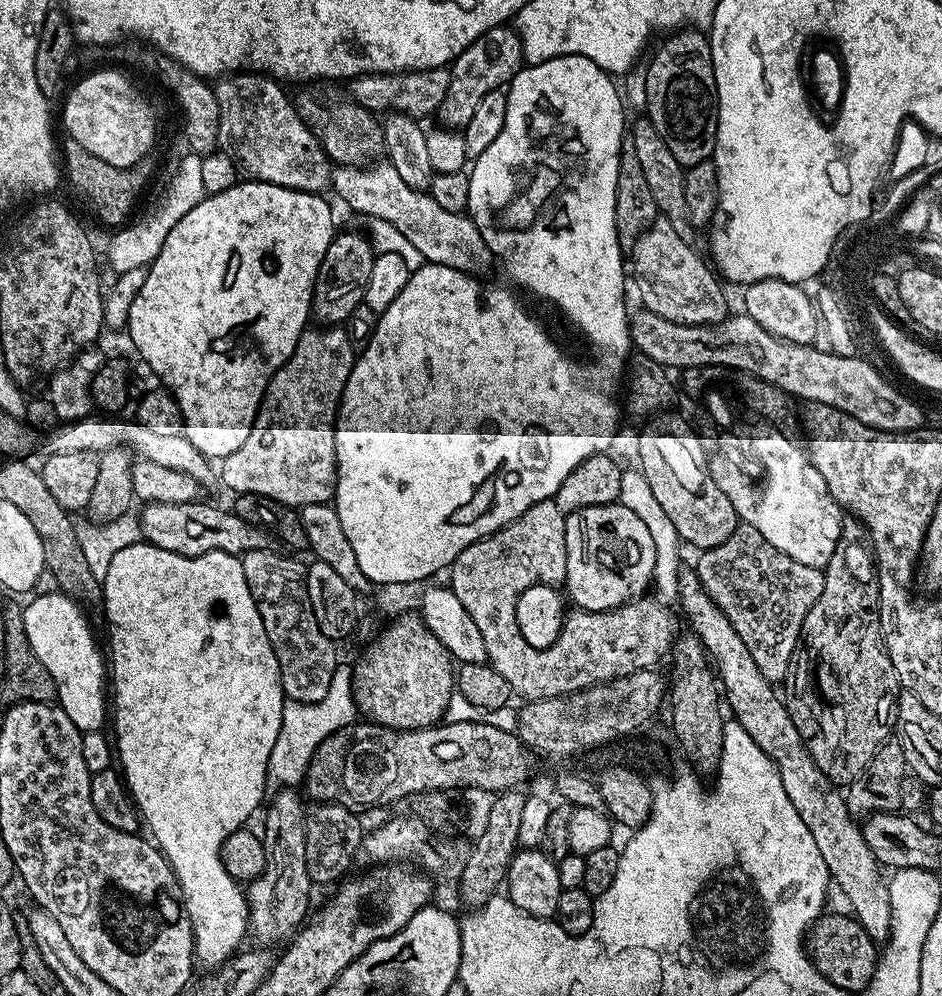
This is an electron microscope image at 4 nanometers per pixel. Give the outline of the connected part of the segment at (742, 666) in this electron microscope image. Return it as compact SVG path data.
M695 570L681 571L678 604L684 607L692 623L689 624L691 631L704 643L705 653L718 673L723 699L736 715L733 716L735 723L740 724L742 730L758 742L762 754L774 762L782 778L782 790L786 790L786 798L790 798L794 810L798 810L798 818L806 822L806 830L810 830L818 845L818 854L822 854L822 862L826 862L831 883L835 887L837 884L841 894L848 899L851 915L855 916L862 930L866 930L874 941L886 941L890 934L888 880L870 846L866 846L861 825L848 809L845 793L818 770L814 758L810 758L810 750L806 750L802 742L802 734L798 734L798 726L794 726L794 718L790 718L787 703L776 697L773 681L767 680L758 670L750 650L746 650L746 642L742 642L730 618L726 618L724 611L704 589Z

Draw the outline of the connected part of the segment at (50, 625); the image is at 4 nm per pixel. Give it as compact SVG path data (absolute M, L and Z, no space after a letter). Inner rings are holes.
M61 591L45 596L33 595L31 599L29 604L23 605L26 638L30 638L30 650L38 654L38 662L42 662L42 666L50 670L50 678L54 678L55 703L66 710L66 718L70 718L70 722L74 722L80 732L101 731L105 727L104 719L107 716L109 719L110 716L110 672L106 667L105 653L102 648L100 653L100 648L96 645L96 636L92 633L91 622L88 621L89 613Z

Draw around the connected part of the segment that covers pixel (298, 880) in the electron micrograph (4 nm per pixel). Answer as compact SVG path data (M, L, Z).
M281 787L275 794L272 802L267 803L268 813L264 816L262 831L266 870L262 870L260 877L246 888L248 926L251 935L256 935L264 946L272 946L268 944L276 944L279 940L287 941L305 923L314 891L310 870L306 870L305 801L295 787Z

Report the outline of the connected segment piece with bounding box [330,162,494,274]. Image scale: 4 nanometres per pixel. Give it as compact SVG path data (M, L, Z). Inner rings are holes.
M389 162L370 163L367 167L337 167L332 173L330 188L364 218L382 218L382 222L392 223L400 233L406 234L429 265L484 274L480 272L494 263L494 255L480 239L480 231L471 216L442 210L427 191L419 192L406 186ZM460 240L468 241L463 244Z

